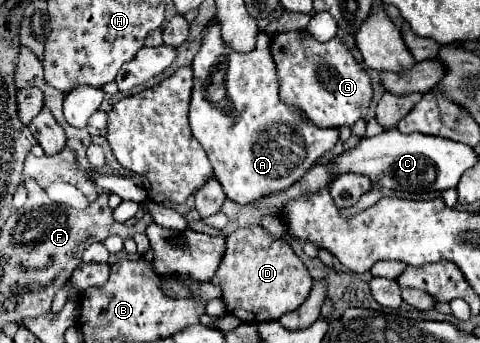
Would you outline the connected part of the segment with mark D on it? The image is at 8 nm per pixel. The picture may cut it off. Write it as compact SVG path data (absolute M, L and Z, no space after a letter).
M247 226L225 238L225 250L211 284L221 288L221 300L229 314L241 322L259 324L279 320L283 314L299 308L309 296L313 278L287 240L267 240L259 226Z

